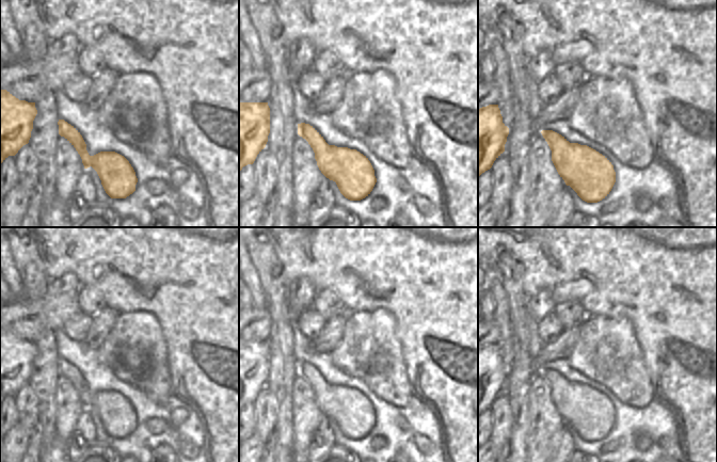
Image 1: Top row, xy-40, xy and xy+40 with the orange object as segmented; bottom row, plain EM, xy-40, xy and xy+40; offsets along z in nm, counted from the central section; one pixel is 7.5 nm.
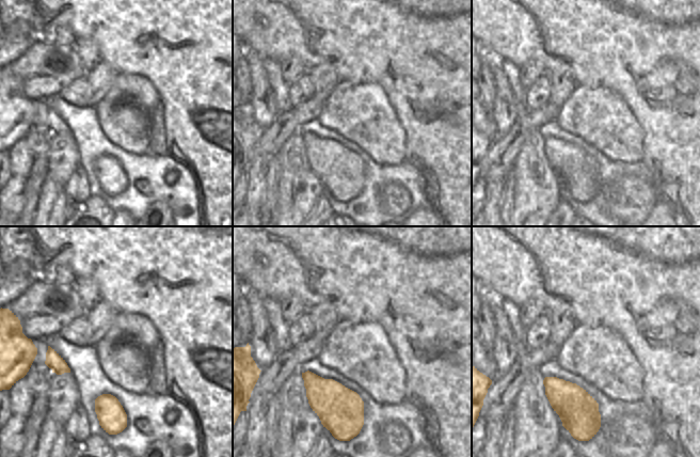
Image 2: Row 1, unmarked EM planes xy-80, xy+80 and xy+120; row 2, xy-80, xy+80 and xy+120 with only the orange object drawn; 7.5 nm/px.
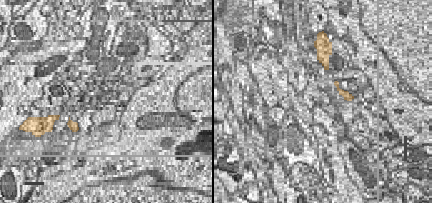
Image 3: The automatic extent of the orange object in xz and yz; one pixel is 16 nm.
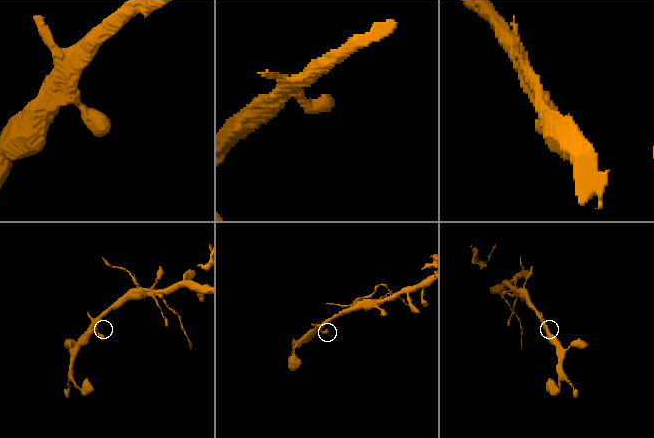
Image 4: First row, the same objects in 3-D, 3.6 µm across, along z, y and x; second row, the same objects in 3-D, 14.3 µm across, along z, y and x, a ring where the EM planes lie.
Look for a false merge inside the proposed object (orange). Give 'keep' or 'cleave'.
keep

